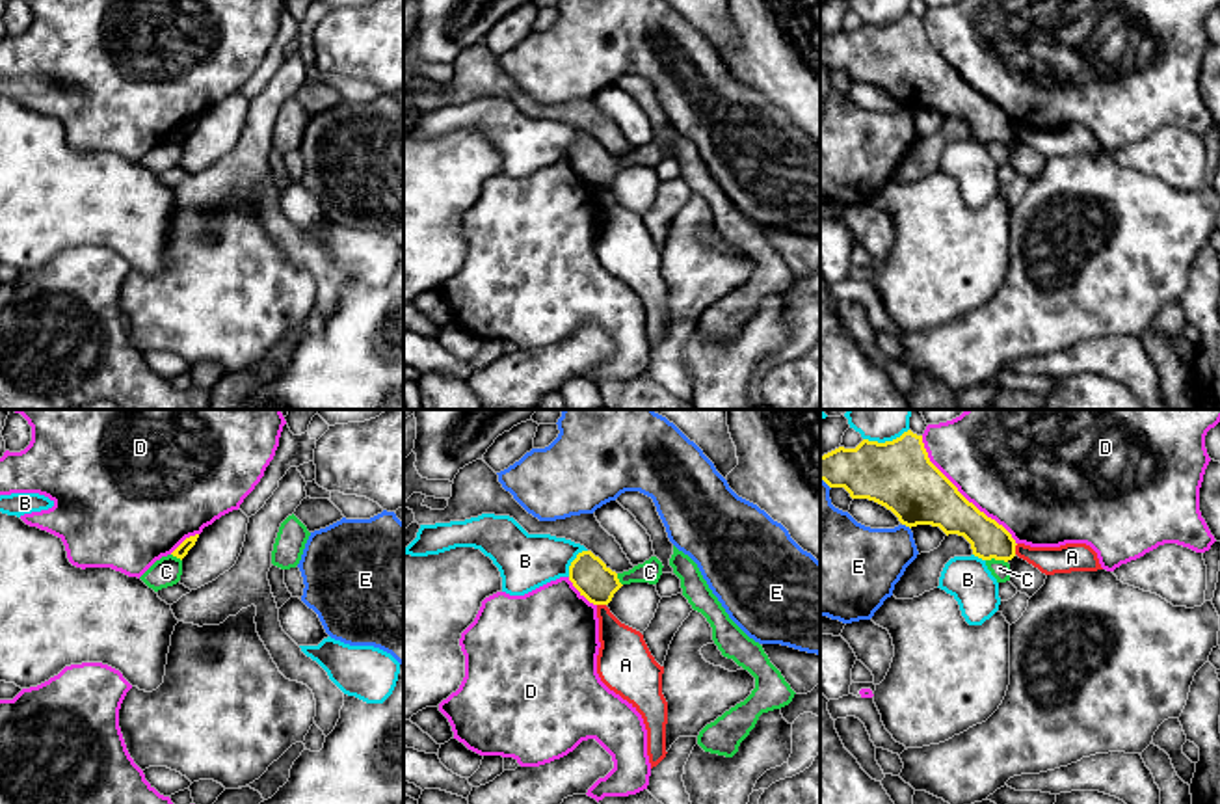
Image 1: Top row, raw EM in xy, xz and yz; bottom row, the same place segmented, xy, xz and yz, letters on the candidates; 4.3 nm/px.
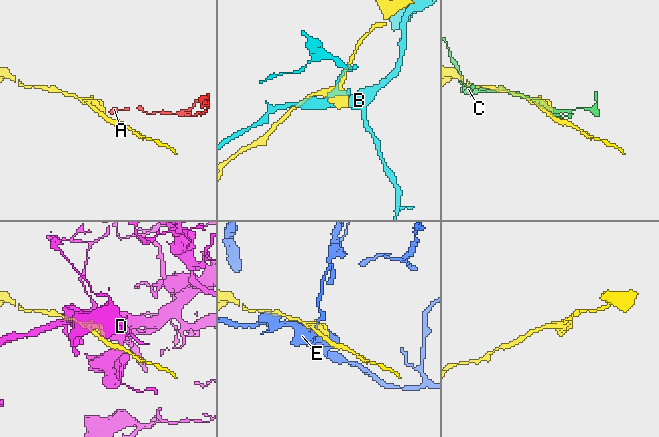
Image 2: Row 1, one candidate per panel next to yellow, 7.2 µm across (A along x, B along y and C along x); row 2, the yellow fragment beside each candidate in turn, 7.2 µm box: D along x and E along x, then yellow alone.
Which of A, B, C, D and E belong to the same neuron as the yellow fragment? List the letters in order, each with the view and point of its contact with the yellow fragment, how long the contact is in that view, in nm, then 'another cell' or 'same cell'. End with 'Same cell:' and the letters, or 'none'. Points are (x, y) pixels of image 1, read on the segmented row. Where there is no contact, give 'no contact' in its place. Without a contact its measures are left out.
A: yz (1014, 549) | 50 nm | another cell
B: xz (573, 561) | 150 nm | another cell
C: yz (997, 559) | 100 nm | another cell
D: yz (960, 494) | 650 nm | another cell
E: yz (906, 525) | 50 nm | another cell
Same cell: none

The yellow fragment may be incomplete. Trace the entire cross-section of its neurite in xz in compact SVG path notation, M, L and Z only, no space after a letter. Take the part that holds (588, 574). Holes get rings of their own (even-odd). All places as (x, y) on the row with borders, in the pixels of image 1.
M582 551L569 566L569 581L593 605L608 605L614 594L623 586L617 573L612 571L591 551Z

